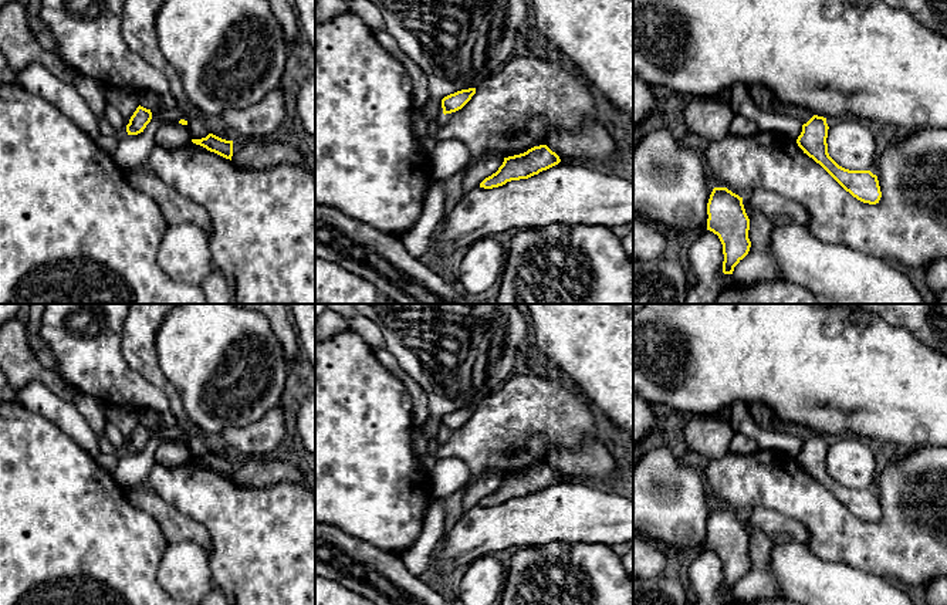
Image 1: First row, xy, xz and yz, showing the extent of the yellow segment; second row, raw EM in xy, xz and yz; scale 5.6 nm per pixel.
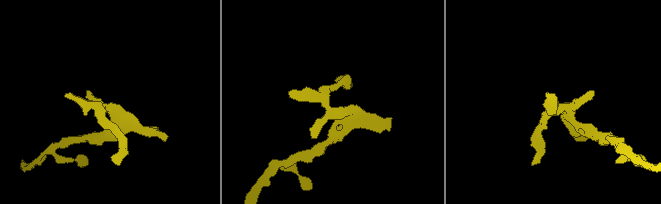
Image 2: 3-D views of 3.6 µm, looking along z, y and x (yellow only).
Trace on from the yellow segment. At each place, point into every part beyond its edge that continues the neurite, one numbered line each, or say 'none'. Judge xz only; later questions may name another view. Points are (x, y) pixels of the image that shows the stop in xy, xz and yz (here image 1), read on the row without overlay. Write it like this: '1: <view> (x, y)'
none

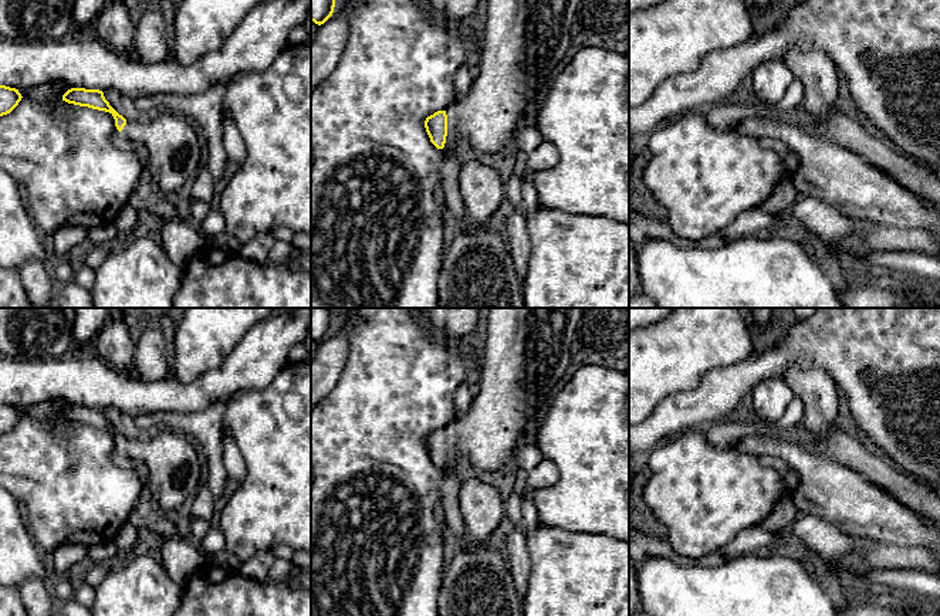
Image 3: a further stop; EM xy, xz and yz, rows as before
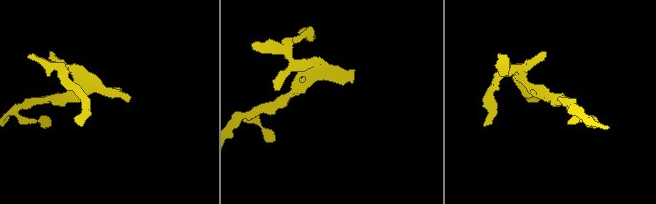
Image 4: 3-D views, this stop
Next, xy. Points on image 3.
1: xy (176, 469)

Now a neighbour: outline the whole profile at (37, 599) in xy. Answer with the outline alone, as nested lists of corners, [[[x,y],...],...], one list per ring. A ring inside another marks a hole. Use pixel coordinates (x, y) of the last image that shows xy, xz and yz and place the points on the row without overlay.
[[[31,576],[18,589],[28,616],[51,616],[53,595],[47,590],[44,581]]]

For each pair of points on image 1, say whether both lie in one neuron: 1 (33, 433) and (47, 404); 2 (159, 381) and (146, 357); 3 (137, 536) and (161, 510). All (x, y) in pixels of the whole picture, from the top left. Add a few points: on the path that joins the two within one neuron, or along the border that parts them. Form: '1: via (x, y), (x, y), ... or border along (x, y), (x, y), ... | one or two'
1: border along (16, 399), (29, 409), (53, 421), (68, 436) | two
2: via (154, 375), (146, 362) | one
3: border along (127, 497), (156, 521), (168, 544) | two

